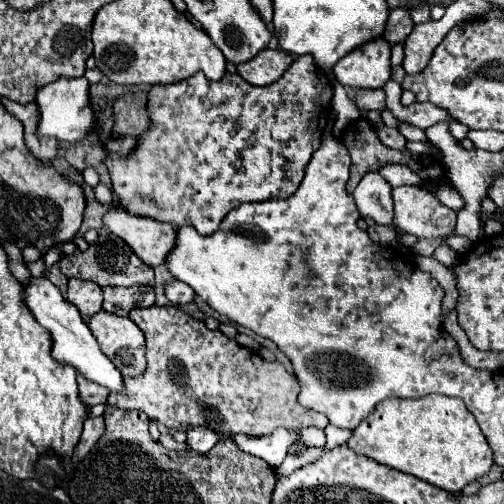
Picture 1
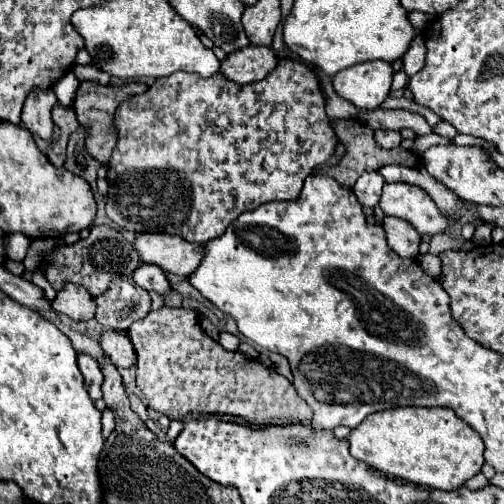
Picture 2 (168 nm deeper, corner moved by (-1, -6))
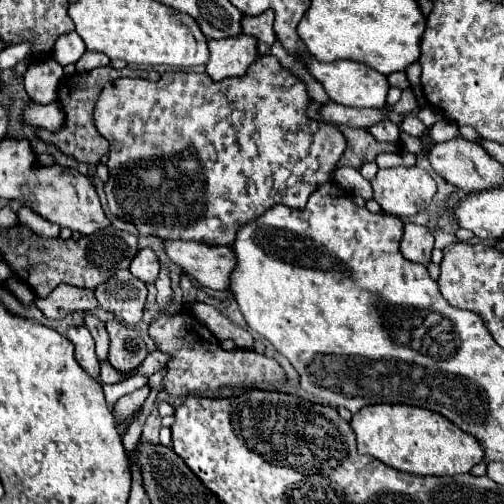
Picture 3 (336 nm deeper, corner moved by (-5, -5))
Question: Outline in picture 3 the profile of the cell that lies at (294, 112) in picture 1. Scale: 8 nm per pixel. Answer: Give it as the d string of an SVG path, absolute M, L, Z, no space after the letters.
M273 55L259 57L243 77L233 77L233 79L223 79L223 81L213 81L207 77L207 73L167 71L155 83L143 81L143 79L129 79L129 77L107 83L97 101L95 125L111 145L109 163L107 163L109 181L105 187L109 211L123 221L133 223L141 235L155 235L159 239L193 239L193 241L201 241L201 243L209 243L209 245L231 245L239 225L245 225L247 221L259 217L269 207L283 203L293 209L303 209L309 199L309 193L313 193L313 189L317 189L321 183L329 181L333 167L337 165L339 157L345 151L343 133L331 123L311 119L307 115L309 103L311 101L309 101L309 93L305 91L305 83L301 83L301 79L297 79L297 75L289 75L289 71L285 71Z

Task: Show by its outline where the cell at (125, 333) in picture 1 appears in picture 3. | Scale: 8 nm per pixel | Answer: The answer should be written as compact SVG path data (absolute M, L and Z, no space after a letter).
M117 319L107 321L105 327L111 339L109 363L119 371L131 371L139 367L141 361L147 357L147 347L139 339L139 335Z

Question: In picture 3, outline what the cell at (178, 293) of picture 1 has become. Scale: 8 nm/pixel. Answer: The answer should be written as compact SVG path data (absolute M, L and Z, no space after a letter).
M141 249L133 259L129 271L143 283L155 283L159 275L159 259L151 249Z

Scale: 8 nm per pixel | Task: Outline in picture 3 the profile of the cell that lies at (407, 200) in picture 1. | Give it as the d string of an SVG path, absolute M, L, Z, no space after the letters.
M419 167L379 169L373 179L373 199L395 217L413 217L431 205L437 191L433 177Z

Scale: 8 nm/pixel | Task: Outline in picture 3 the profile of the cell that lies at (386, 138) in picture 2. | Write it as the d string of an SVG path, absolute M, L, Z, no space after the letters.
M385 119L385 121L381 121L381 123L375 123L375 125L369 129L369 133L371 133L375 139L383 141L383 143L387 143L387 141L399 141L399 127L397 127L393 121L389 121L389 119Z

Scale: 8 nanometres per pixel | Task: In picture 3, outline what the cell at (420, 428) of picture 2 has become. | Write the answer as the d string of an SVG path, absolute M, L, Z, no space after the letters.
M369 405L353 415L351 427L357 435L357 451L361 455L371 455L393 469L419 477L469 473L471 467L483 459L483 447L473 435L429 409L411 405Z

